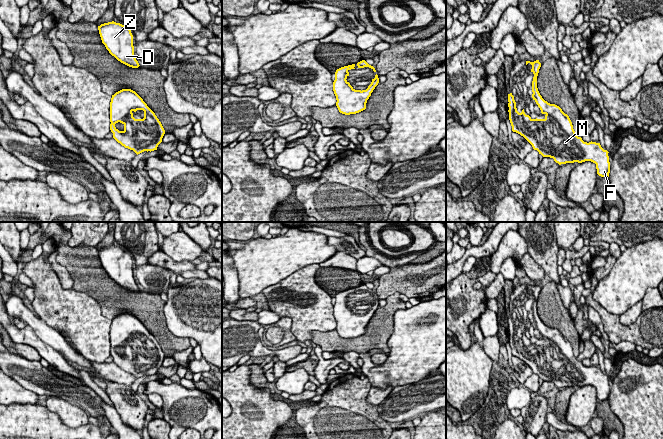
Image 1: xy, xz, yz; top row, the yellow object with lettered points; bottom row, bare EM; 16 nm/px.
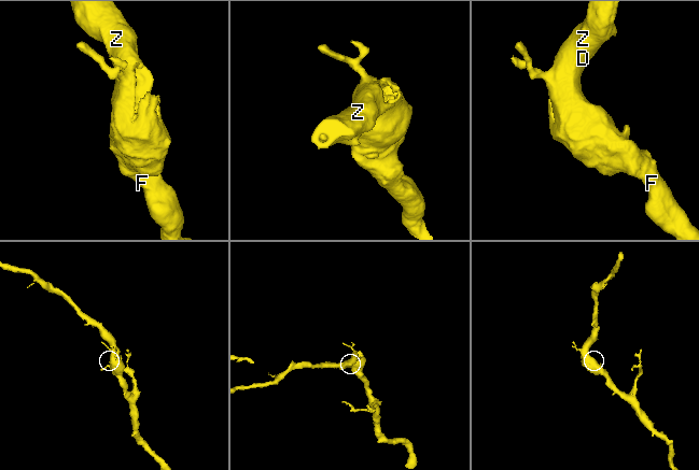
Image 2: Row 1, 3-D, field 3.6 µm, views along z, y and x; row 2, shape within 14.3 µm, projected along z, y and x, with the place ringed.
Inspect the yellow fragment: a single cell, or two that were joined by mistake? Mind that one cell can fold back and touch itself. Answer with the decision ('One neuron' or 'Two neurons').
One neuron

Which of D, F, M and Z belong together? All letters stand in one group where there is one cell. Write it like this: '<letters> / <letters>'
D F M Z

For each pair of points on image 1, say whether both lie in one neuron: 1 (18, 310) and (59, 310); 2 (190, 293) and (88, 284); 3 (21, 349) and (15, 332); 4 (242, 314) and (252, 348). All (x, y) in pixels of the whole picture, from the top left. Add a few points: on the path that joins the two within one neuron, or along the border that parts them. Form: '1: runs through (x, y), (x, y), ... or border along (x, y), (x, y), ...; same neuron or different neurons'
1: border along (36, 314), (54, 329); different neurons
2: border along (164, 302), (164, 317), (167, 325); different neurons
3: border along (10, 337), (15, 342), (32, 346), (40, 355); different neurons
4: border along (232, 318), (256, 321); different neurons

